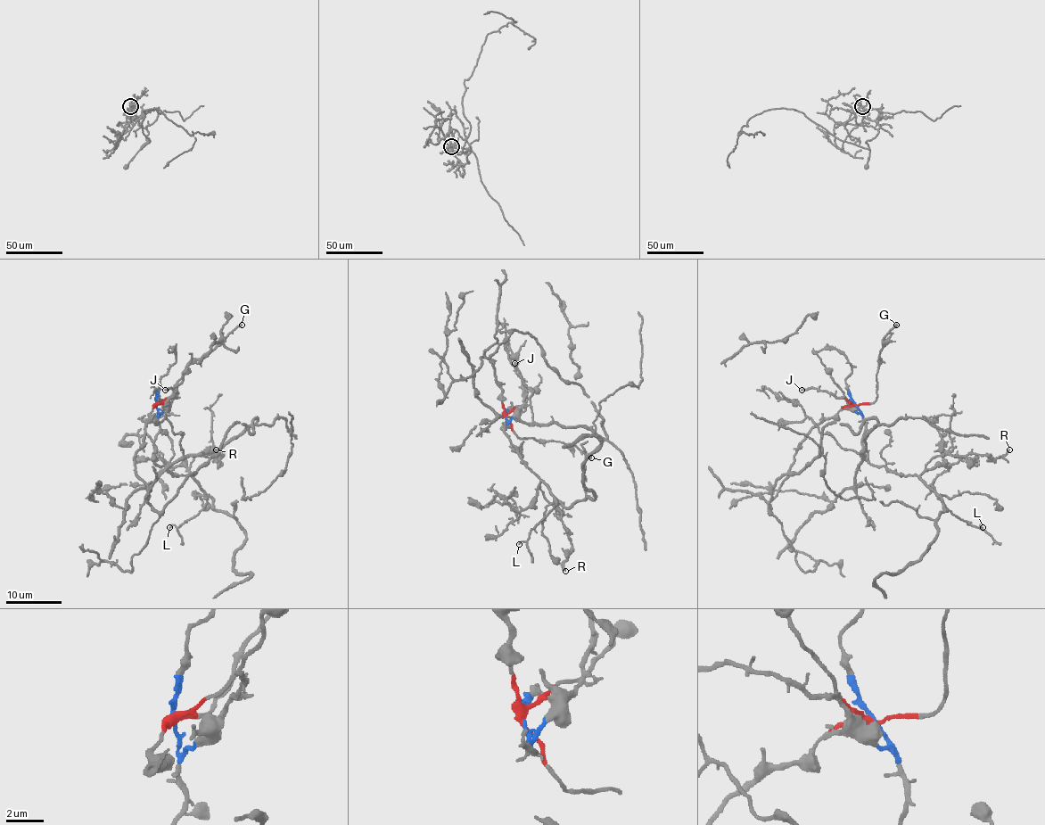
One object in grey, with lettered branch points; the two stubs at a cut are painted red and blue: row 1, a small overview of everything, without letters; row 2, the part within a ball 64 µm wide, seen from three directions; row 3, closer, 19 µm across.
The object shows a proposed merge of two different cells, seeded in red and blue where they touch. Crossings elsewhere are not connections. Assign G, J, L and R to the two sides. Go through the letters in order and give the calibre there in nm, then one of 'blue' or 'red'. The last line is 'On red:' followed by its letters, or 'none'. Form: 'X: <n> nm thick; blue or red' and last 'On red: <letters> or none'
G: 240 nm thick; red
J: 240 nm thick; blue
L: 120 nm thick; blue
R: 170 nm thick; blue
On red: G

